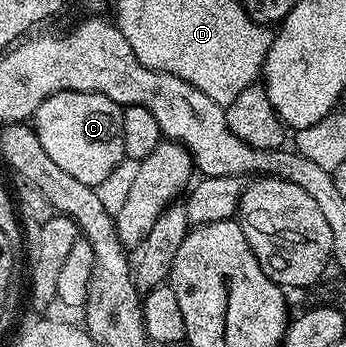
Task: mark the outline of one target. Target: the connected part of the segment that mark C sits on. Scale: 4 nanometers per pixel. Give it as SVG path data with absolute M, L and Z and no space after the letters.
M65 90L45 98L33 117L33 127L45 154L65 170L73 174L77 182L100 186L115 172L119 163L124 163L121 122L123 108L105 94Z

